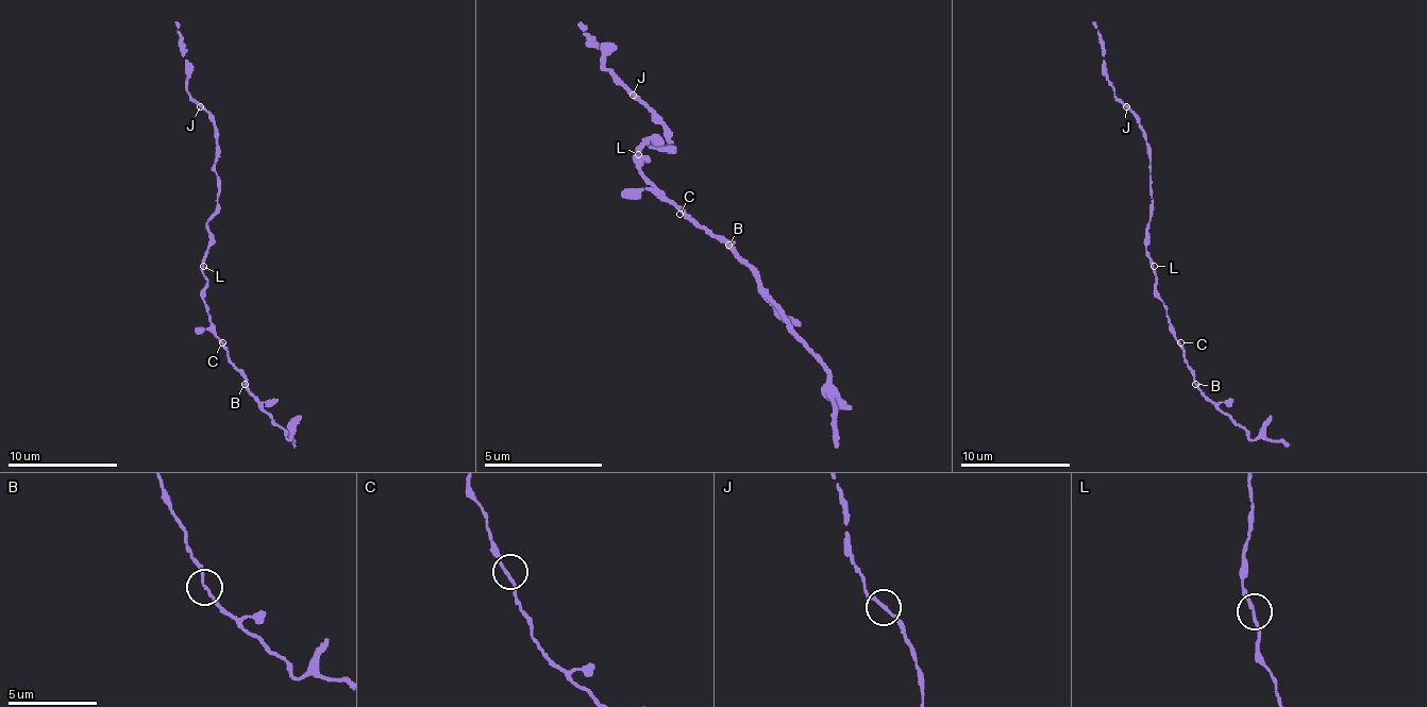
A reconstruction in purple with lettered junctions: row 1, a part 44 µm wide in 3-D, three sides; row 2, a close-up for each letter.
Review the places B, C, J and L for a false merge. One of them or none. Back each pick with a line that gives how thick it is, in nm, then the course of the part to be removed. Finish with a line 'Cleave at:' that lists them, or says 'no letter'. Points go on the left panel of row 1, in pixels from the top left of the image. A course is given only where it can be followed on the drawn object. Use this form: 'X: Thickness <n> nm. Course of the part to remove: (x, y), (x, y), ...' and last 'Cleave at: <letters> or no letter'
B: Thickness 170 nm. Course of the part to remove: (244, 384), (296, 447)
Cleave at: B

